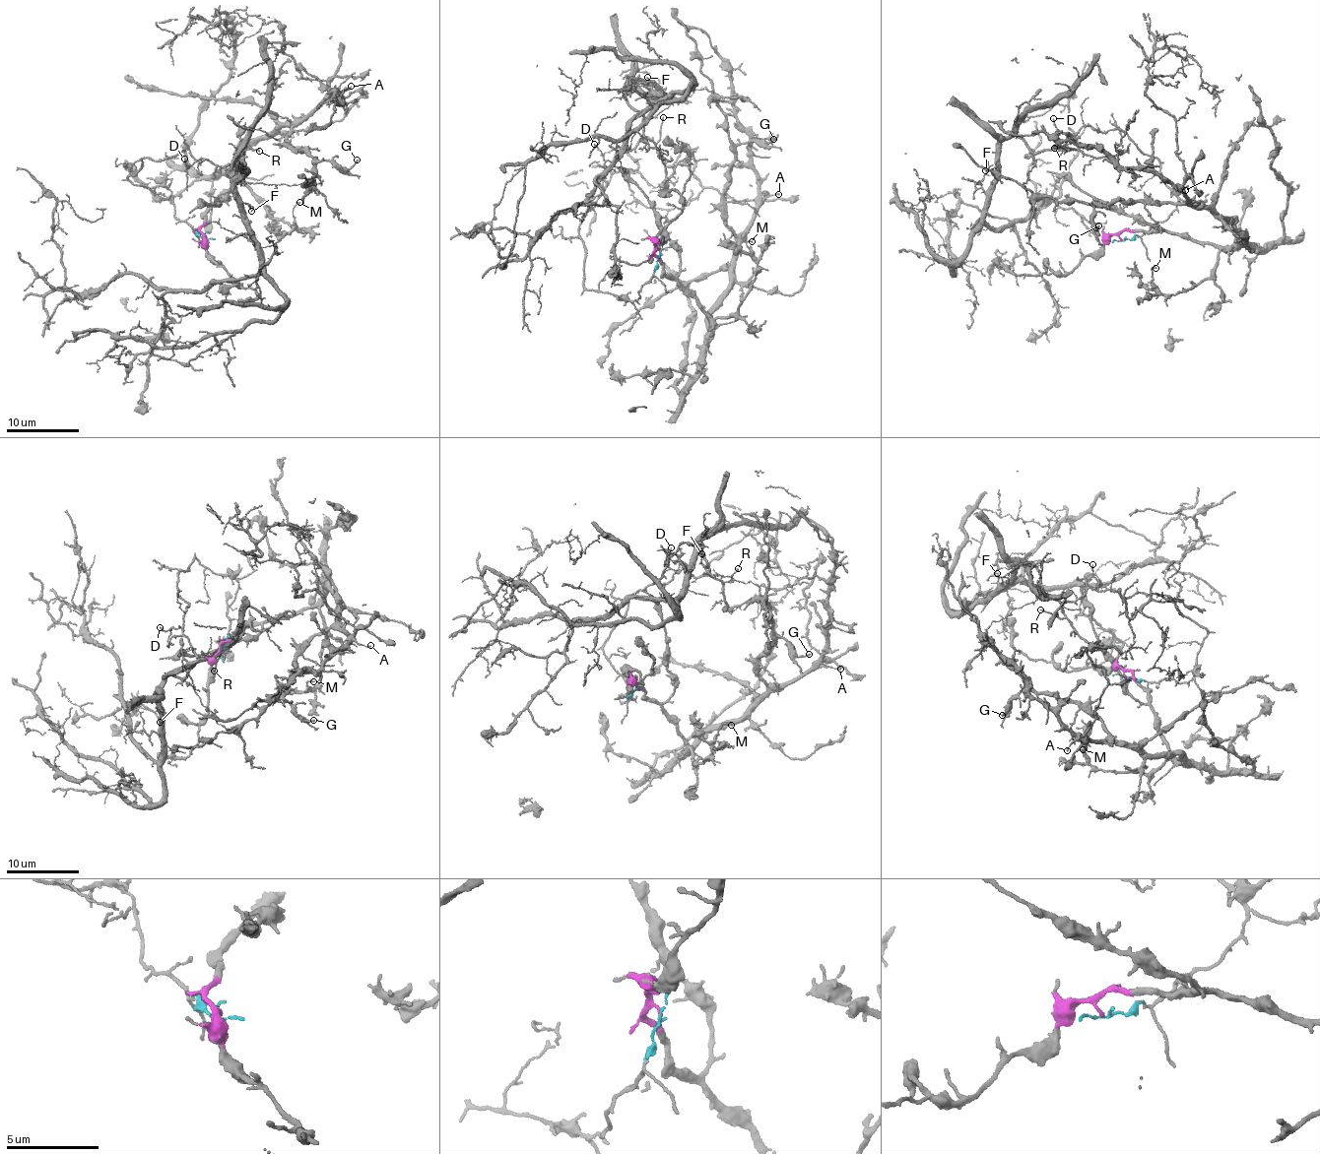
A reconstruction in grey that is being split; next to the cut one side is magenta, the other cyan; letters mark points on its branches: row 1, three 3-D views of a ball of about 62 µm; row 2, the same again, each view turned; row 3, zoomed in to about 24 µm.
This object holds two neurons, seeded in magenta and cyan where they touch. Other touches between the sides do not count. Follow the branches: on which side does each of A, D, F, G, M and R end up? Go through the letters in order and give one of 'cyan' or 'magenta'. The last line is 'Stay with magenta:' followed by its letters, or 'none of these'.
A: magenta
D: cyan
F: cyan
G: magenta
M: magenta
R: cyan
Stay with magenta: A, G, M

